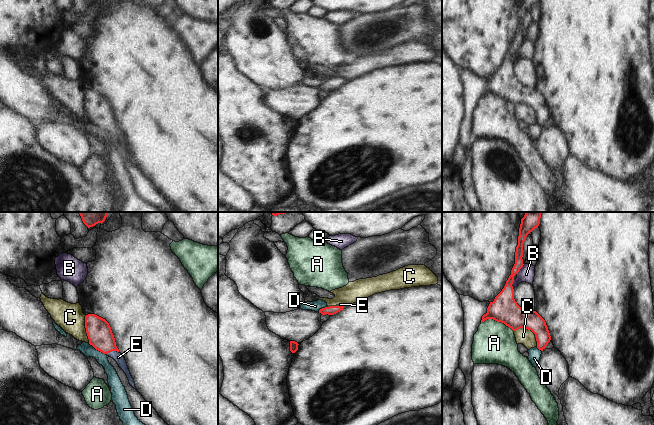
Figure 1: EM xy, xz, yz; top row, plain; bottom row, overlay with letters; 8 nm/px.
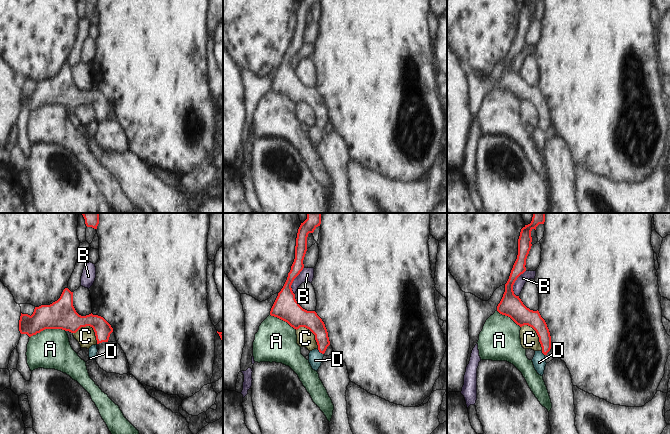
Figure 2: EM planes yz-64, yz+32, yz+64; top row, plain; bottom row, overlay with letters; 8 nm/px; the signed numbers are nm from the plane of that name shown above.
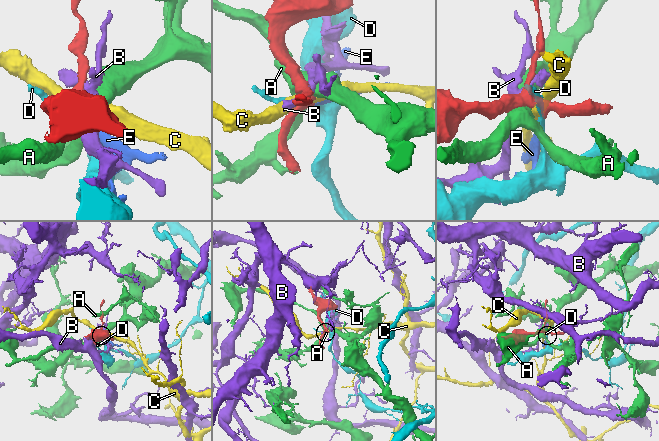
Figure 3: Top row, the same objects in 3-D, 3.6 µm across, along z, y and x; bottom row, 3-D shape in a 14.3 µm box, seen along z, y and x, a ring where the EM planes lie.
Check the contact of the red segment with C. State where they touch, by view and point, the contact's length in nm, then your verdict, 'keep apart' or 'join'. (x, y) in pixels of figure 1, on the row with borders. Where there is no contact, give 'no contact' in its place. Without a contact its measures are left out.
meets red in yz at (530, 329); contact 240 nm long; keep apart

